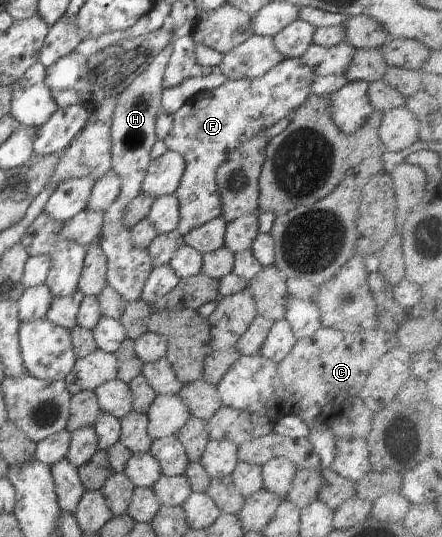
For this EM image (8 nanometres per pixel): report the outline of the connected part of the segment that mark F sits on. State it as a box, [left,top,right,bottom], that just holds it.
[162,58,316,236]

